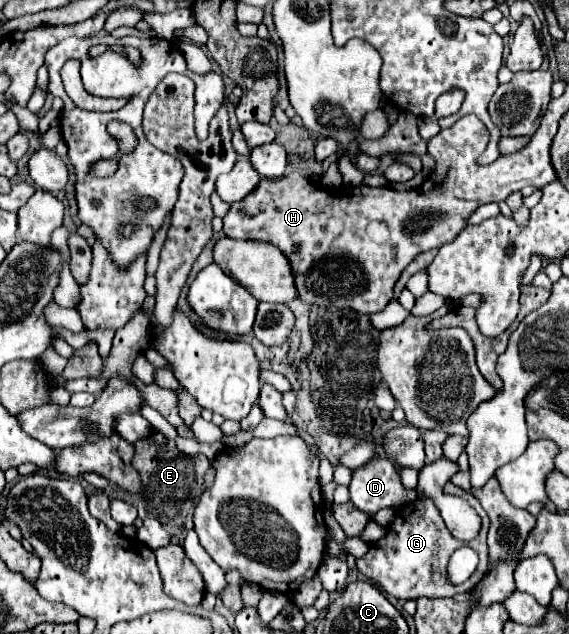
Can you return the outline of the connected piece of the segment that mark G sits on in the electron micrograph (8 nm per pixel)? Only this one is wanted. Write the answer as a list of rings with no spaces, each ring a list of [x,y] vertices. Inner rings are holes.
[[[452,482],[444,486],[444,492],[446,494],[454,494],[454,496],[460,496],[464,498],[476,512],[478,516],[482,518],[482,530],[480,534],[470,540],[470,542],[460,542],[456,540],[442,516],[440,516],[440,510],[434,506],[434,502],[430,498],[418,498],[410,504],[404,504],[400,508],[396,508],[396,514],[394,520],[388,524],[386,528],[386,534],[372,542],[368,552],[356,560],[356,568],[376,586],[380,586],[386,594],[394,596],[396,600],[418,600],[418,598],[446,598],[446,596],[456,596],[458,592],[466,592],[470,588],[474,588],[474,584],[478,584],[478,580],[484,576],[486,572],[486,564],[488,564],[488,544],[486,544],[486,534],[488,534],[488,526],[490,526],[490,518],[488,514],[484,512],[484,508],[480,506],[480,500],[474,498],[472,494],[464,492],[462,488],[454,486]],[[460,546],[470,546],[472,550],[478,552],[480,556],[480,564],[476,568],[476,572],[462,584],[452,584],[448,580],[448,560],[450,556],[454,554],[454,550],[458,550]]]

